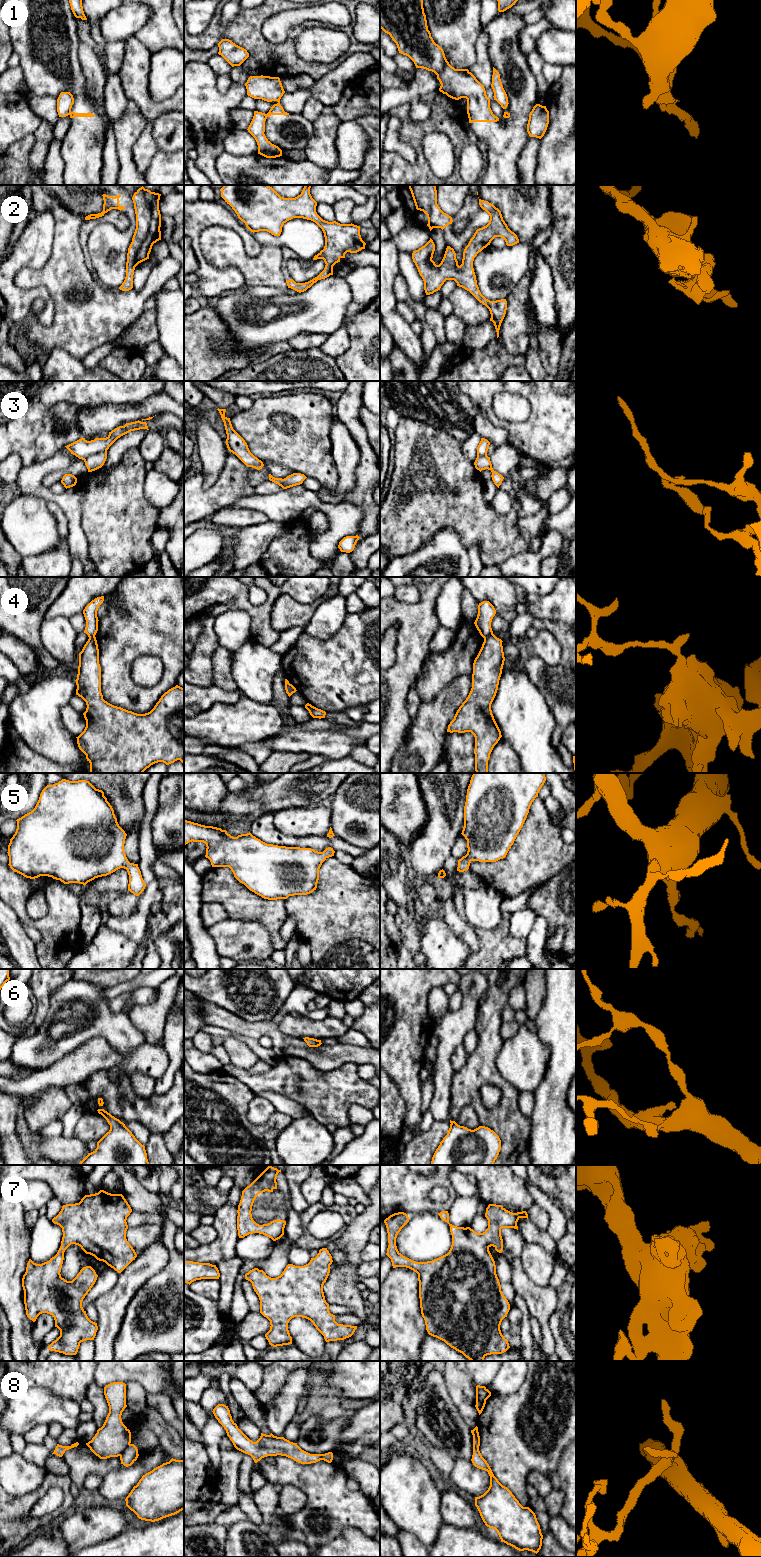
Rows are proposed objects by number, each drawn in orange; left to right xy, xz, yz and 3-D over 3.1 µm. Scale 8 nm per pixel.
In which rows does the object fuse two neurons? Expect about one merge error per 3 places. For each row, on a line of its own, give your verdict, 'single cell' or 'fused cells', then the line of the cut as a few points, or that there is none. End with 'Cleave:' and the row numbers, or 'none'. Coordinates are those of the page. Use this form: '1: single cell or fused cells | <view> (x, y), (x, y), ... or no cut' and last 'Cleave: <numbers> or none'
1: fused cells | xy (71, 112), (69, 114)
2: single cell | no cut
3: fused cells | xy (106, 450), (92, 453), (84, 460)
4: fused cells | yz (492, 633), (484, 639)
5: single cell | no cut
6: single cell | no cut
7: single cell | no cut
8: fused cells | xy (130, 1444), (120, 1456)
Cleave: 1, 3, 4, 8

